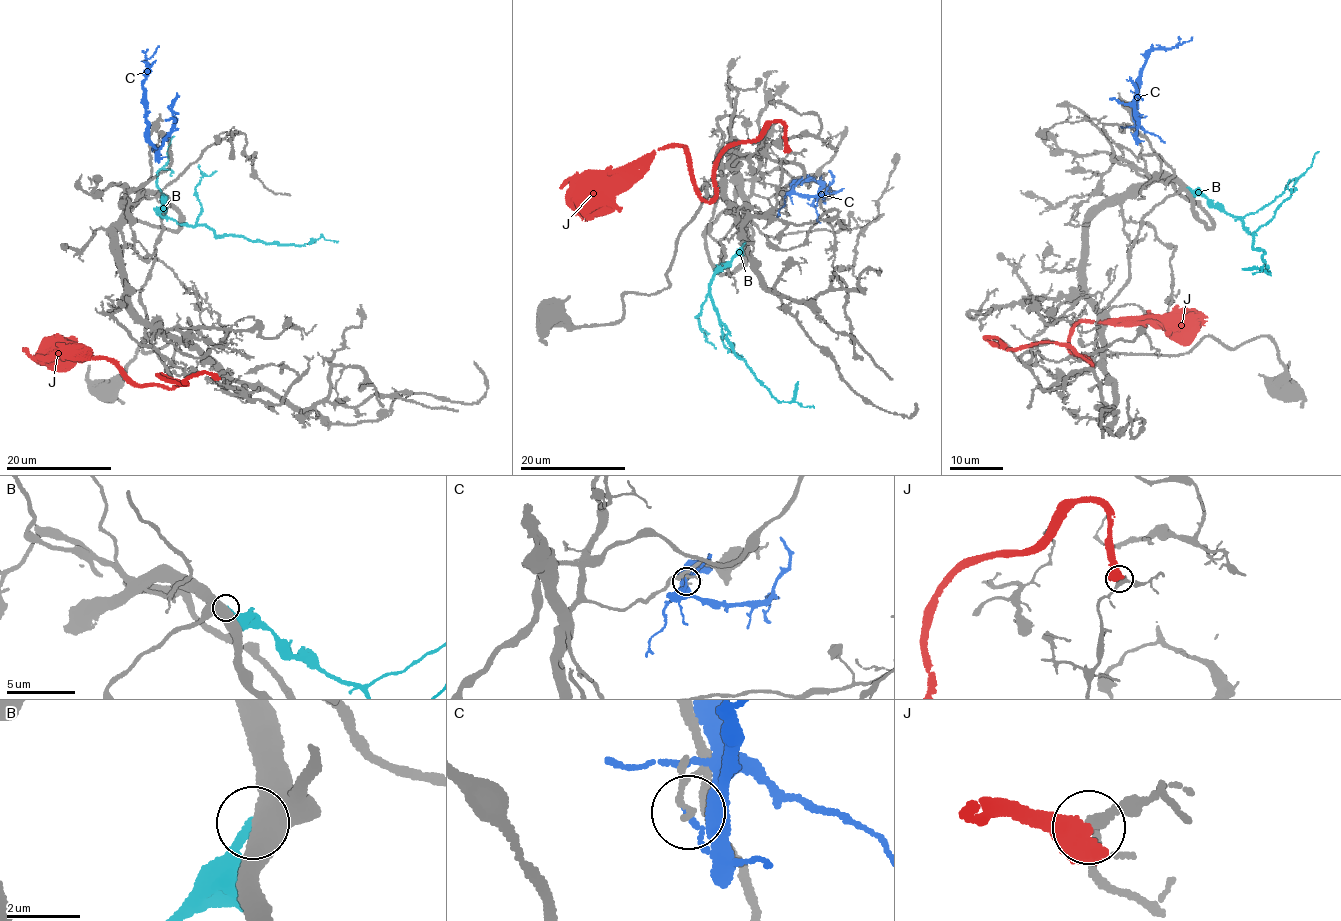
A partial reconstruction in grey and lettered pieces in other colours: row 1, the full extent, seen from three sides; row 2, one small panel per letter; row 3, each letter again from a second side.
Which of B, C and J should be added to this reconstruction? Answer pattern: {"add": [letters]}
{"add": ["B"]}

